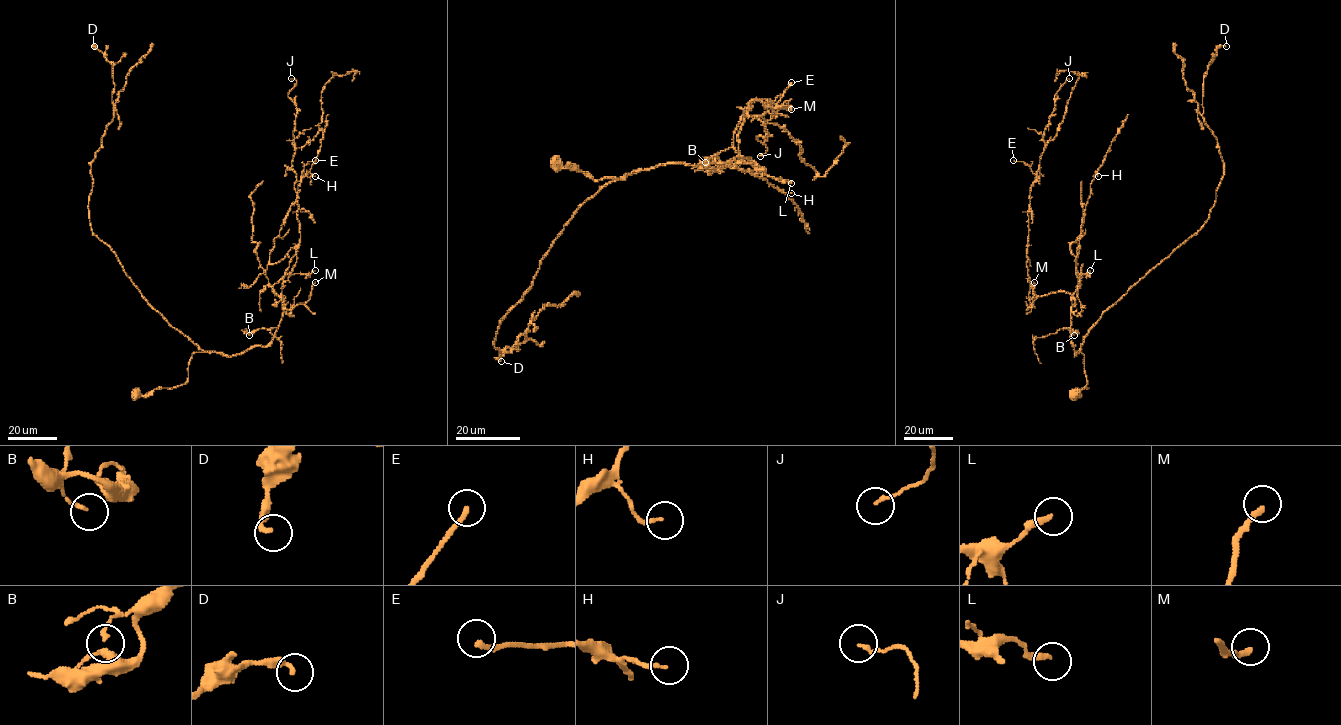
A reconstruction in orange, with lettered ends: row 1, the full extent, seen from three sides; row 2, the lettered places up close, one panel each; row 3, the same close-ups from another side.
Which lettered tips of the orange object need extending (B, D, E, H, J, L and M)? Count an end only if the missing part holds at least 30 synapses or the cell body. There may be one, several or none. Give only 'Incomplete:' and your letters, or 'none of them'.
Incomplete: M

